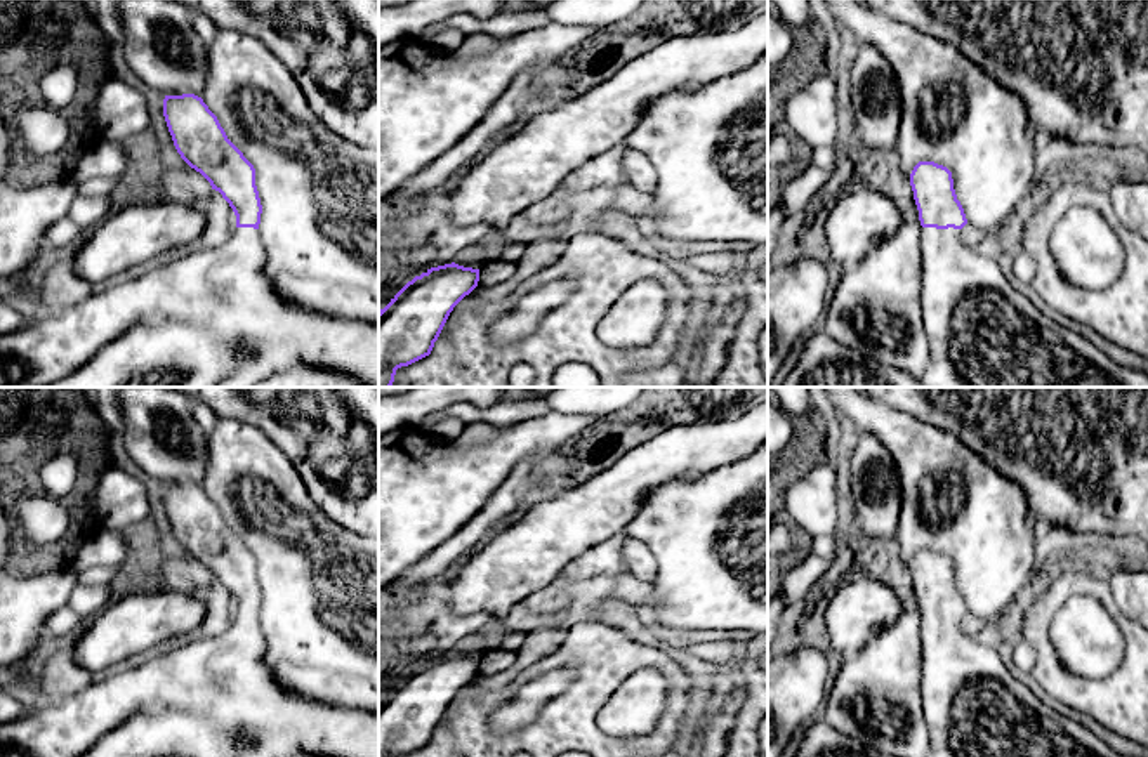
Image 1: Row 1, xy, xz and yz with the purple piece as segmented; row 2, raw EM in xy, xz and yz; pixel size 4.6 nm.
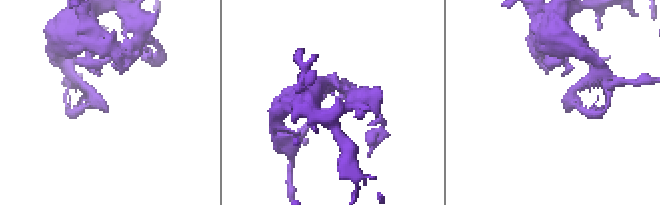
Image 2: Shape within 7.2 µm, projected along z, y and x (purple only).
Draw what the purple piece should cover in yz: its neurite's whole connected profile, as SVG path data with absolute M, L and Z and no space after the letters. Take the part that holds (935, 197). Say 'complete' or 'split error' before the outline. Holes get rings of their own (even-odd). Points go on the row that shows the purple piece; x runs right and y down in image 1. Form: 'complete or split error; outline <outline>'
split error; outline M919 161L910 174L910 186L922 226L920 314L931 347L924 387L1148 387L1146 373L1115 363L1087 339L1042 314L1006 280L995 259L962 243L960 229L967 219L947 167Z

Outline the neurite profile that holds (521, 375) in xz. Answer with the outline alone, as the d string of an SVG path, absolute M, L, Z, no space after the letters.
M514 365L509 372L512 387L530 387L535 382L535 370L530 365Z

